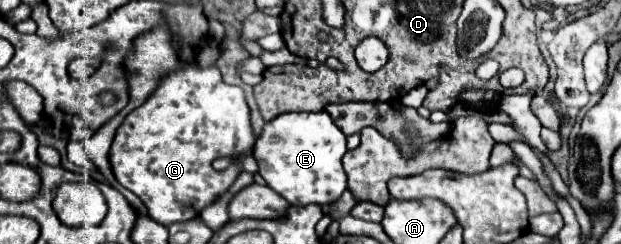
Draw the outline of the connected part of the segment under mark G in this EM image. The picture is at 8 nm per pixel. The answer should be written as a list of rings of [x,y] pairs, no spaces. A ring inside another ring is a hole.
[[[206,35],[204,39],[196,39],[190,45],[182,47],[182,55],[178,55],[180,65],[176,71],[166,73],[158,87],[150,93],[146,103],[134,109],[118,127],[116,137],[110,149],[112,171],[120,185],[130,189],[134,195],[142,199],[152,219],[162,225],[172,225],[176,221],[186,221],[196,217],[206,205],[210,205],[220,193],[224,193],[230,183],[240,173],[240,167],[234,165],[224,171],[216,171],[212,161],[224,155],[240,155],[254,147],[254,133],[250,127],[250,109],[244,99],[244,91],[240,87],[226,85],[222,81],[220,69],[216,65],[200,67],[196,63],[198,49],[218,47],[220,39]]]

